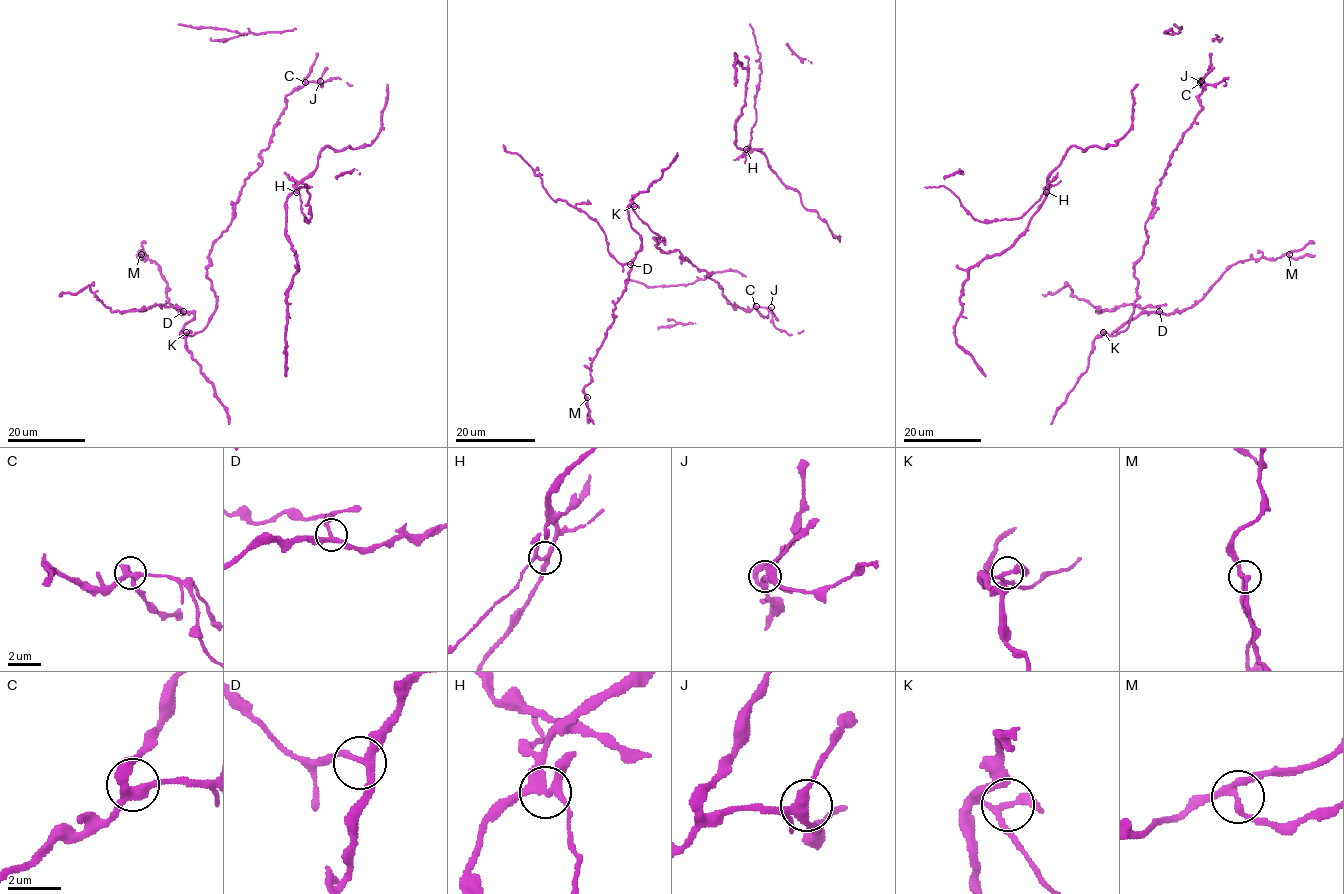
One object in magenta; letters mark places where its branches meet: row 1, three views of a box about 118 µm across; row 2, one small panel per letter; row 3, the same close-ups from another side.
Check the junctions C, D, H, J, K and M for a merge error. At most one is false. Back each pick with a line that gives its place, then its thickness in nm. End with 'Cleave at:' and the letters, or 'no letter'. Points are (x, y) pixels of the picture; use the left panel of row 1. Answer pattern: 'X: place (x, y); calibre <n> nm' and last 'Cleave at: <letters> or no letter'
H: place (296, 192); calibre 260 nm
Cleave at: H

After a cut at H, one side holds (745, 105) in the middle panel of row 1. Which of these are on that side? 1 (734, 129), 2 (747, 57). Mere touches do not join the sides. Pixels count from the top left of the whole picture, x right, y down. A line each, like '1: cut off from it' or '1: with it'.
1: with it
2: with it

